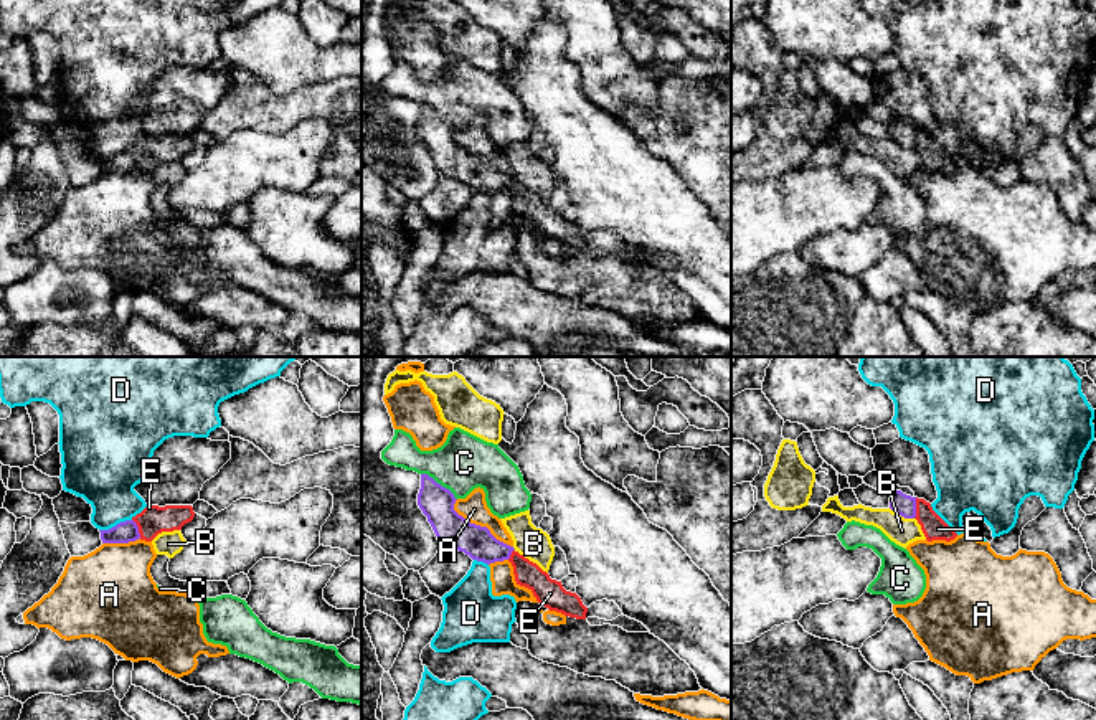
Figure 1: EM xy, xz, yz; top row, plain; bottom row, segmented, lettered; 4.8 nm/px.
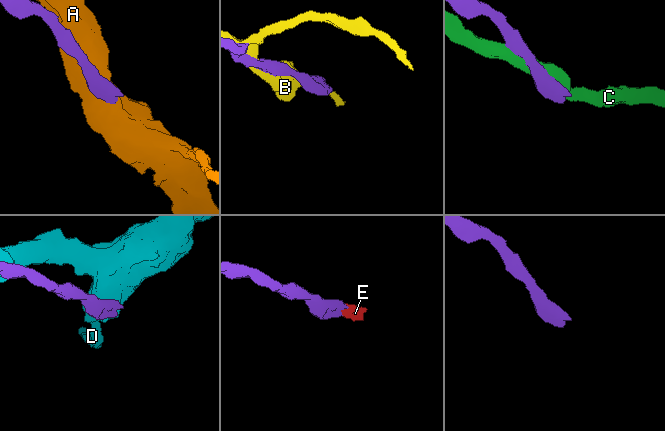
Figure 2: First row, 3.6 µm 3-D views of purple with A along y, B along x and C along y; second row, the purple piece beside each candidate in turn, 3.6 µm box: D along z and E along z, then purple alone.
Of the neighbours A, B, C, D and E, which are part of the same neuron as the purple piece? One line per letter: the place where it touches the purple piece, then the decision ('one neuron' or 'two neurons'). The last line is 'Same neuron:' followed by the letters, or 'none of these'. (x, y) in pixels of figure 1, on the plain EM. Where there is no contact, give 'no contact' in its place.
A: meets purple in xz at (479, 156); two neurons
B: meets purple in yz at (902, 146); two neurons
C: meets purple in xz at (439, 114); two neurons
D: meets purple in xy at (116, 156); two neurons
E: meets purple in yz at (915, 137); one neuron
Same neuron: E

